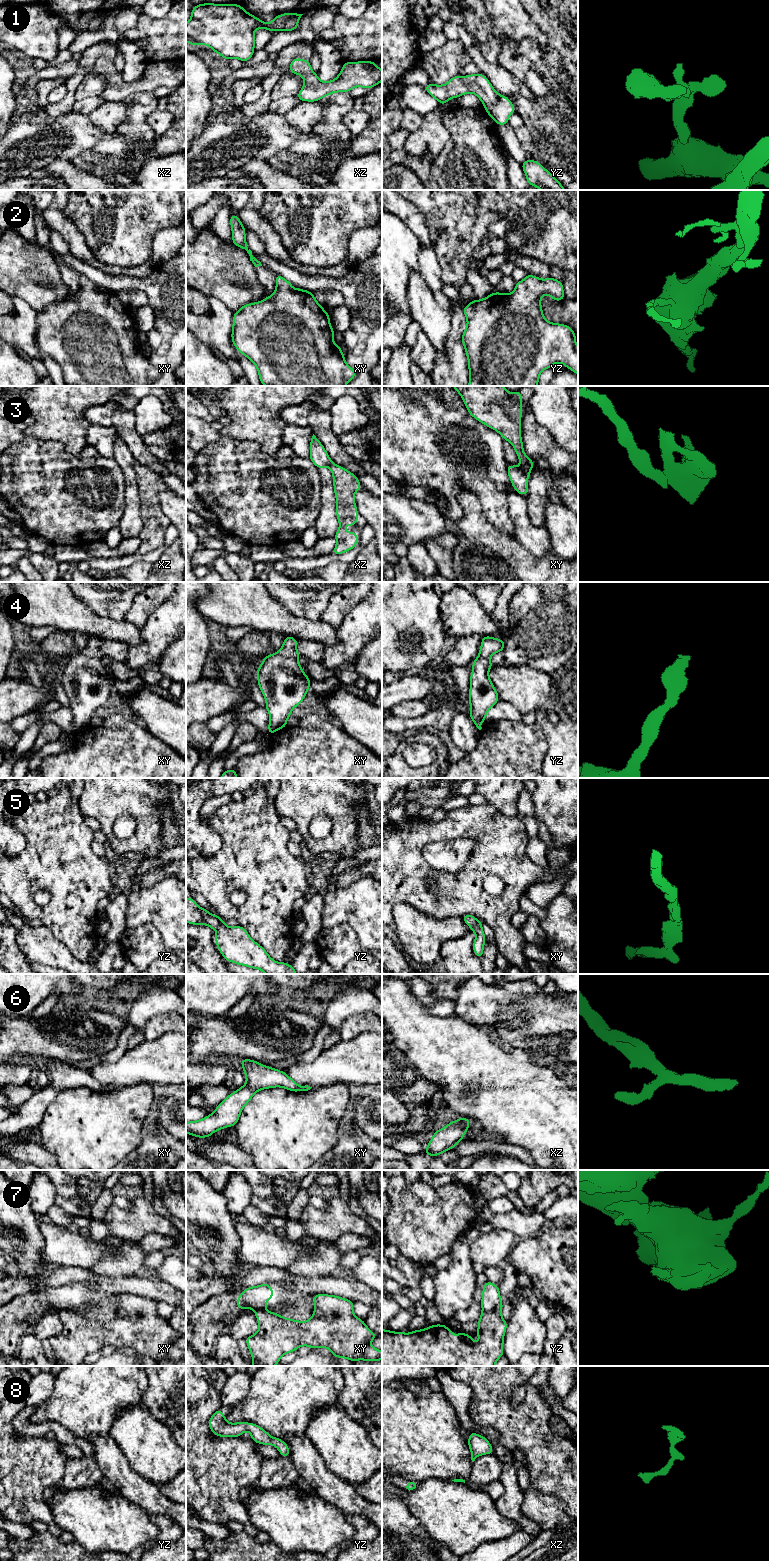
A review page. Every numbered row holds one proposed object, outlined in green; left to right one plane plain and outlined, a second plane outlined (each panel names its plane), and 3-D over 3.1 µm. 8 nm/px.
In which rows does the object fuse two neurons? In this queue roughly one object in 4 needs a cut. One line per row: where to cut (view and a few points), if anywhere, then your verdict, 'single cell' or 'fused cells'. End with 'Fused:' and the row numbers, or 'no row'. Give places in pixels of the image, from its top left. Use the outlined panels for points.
1: no cut; single cell
2: no cut; single cell
3: cut in xy along (520, 467), (527, 477); fused cells
4: no cut; single cell
5: no cut; single cell
6: no cut; single cell
7: cut in yz along (501, 1301), (492, 1310), (483, 1311); fused cells
8: no cut; single cell
Fused: 3, 7

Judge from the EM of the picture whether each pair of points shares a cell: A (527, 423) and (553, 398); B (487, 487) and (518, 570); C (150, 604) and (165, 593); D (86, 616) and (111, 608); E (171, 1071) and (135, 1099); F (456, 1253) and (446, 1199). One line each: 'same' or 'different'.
A: different
B: different
C: same
D: different
E: different
F: different

